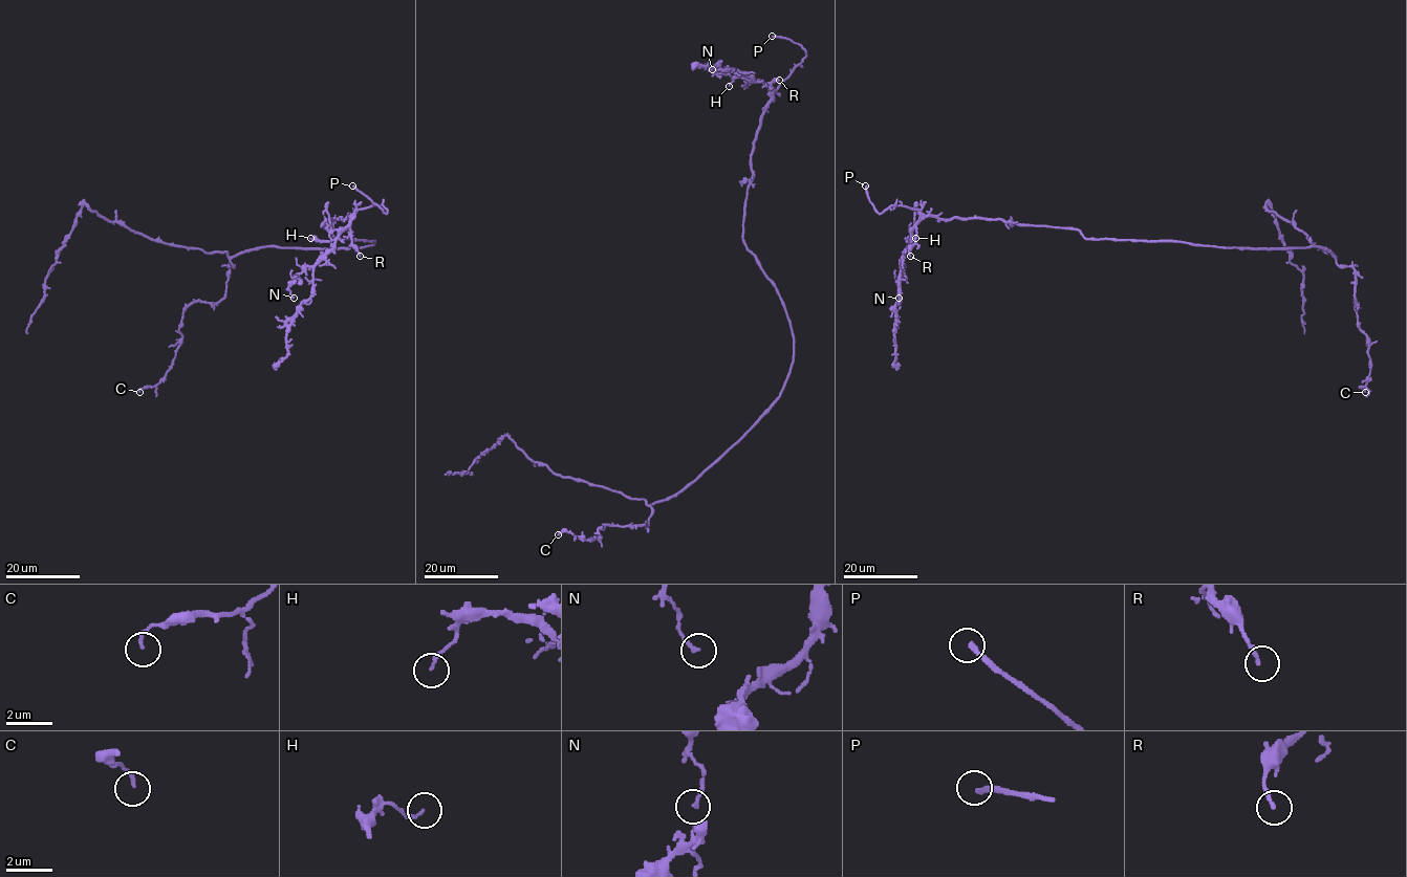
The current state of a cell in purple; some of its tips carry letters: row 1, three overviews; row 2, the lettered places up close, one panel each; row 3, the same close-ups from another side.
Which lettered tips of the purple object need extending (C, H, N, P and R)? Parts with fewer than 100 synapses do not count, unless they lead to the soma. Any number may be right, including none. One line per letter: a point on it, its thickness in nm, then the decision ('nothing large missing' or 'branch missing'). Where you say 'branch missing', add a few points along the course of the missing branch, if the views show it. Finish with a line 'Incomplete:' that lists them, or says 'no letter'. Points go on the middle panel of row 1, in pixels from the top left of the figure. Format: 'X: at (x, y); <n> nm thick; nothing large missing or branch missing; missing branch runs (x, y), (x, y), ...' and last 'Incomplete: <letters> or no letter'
C: at (558, 534); 110 nm thick; nothing large missing
H: at (729, 86); 130 nm thick; nothing large missing
N: at (712, 69); 140 nm thick; nothing large missing
P: at (772, 36); 200 nm thick; branch missing; missing branch runs (772, 36), (750, 30), (721, 6)
R: at (779, 80); 160 nm thick; nothing large missing
Incomplete: P

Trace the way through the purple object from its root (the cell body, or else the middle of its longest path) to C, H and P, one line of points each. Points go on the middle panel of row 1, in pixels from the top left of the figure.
C: (780, 393), (694, 480), (651, 504), (646, 525), (605, 524), (590, 541), (558, 534)
H: (780, 393), (793, 360), (791, 321), (775, 284), (742, 239), (753, 141), (771, 90), (740, 77), (729, 86)
P: (780, 393), (793, 360), (793, 333), (775, 284), (743, 241), (742, 217), (763, 108), (806, 52), (772, 36)

